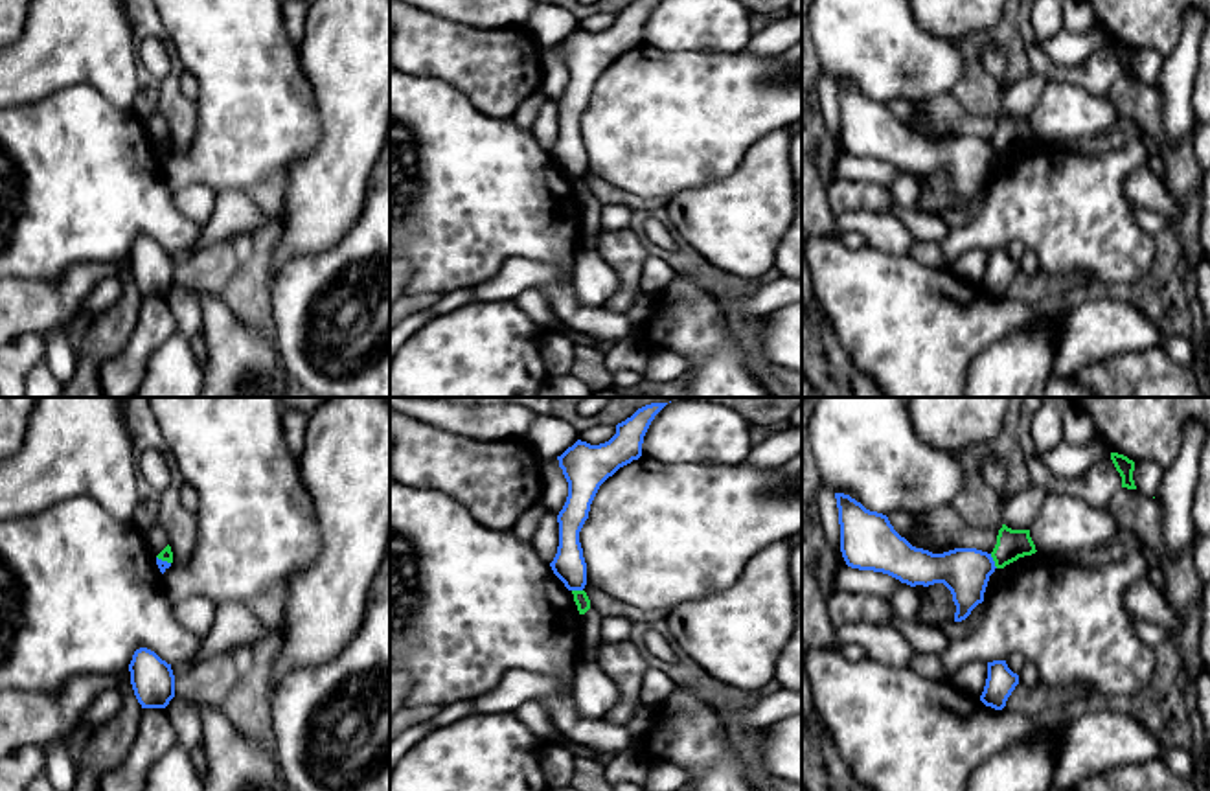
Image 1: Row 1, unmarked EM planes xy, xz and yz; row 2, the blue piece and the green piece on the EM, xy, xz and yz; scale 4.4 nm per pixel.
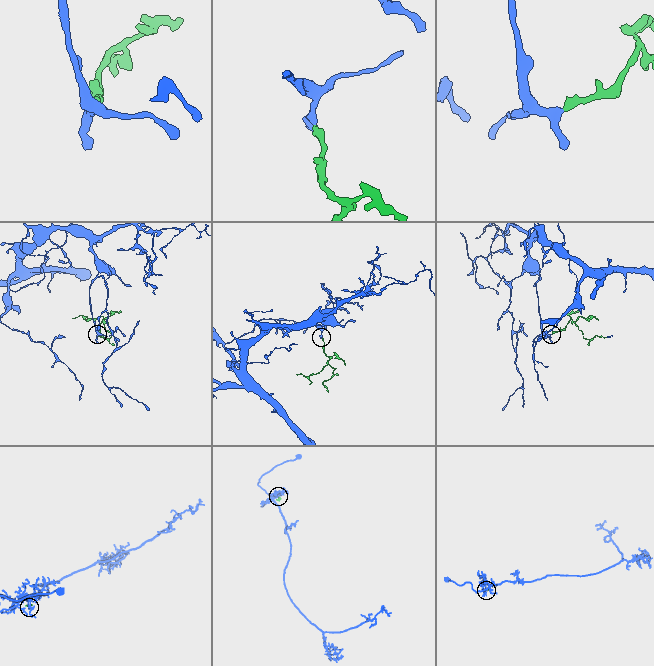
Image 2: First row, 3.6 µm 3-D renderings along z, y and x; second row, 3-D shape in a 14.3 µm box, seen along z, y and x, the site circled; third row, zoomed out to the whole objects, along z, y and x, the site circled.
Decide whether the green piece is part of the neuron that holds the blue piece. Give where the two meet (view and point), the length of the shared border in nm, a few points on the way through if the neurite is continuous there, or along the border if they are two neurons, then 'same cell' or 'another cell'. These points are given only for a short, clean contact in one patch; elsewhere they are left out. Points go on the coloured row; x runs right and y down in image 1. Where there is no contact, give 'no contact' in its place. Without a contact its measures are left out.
meets blue in yz at (993, 561); contact 70 nm long; border along yz (990, 554), (997, 567); another cell

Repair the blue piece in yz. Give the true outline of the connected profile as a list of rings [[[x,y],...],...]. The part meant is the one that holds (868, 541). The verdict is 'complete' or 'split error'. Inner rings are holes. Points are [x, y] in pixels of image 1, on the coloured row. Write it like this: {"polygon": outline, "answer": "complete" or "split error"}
{"polygon": [[[835,493],[835,499],[840,524],[840,552],[848,567],[883,572],[910,587],[943,583],[956,605],[954,622],[965,620],[984,602],[989,576],[997,568],[991,554],[976,548],[954,548],[943,554],[916,548],[894,530],[886,515],[866,510],[844,493]]], "answer": "complete"}

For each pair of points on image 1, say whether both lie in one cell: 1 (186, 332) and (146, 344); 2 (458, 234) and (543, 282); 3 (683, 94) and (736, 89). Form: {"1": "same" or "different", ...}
{"1": "different", "2": "different", "3": "same"}

